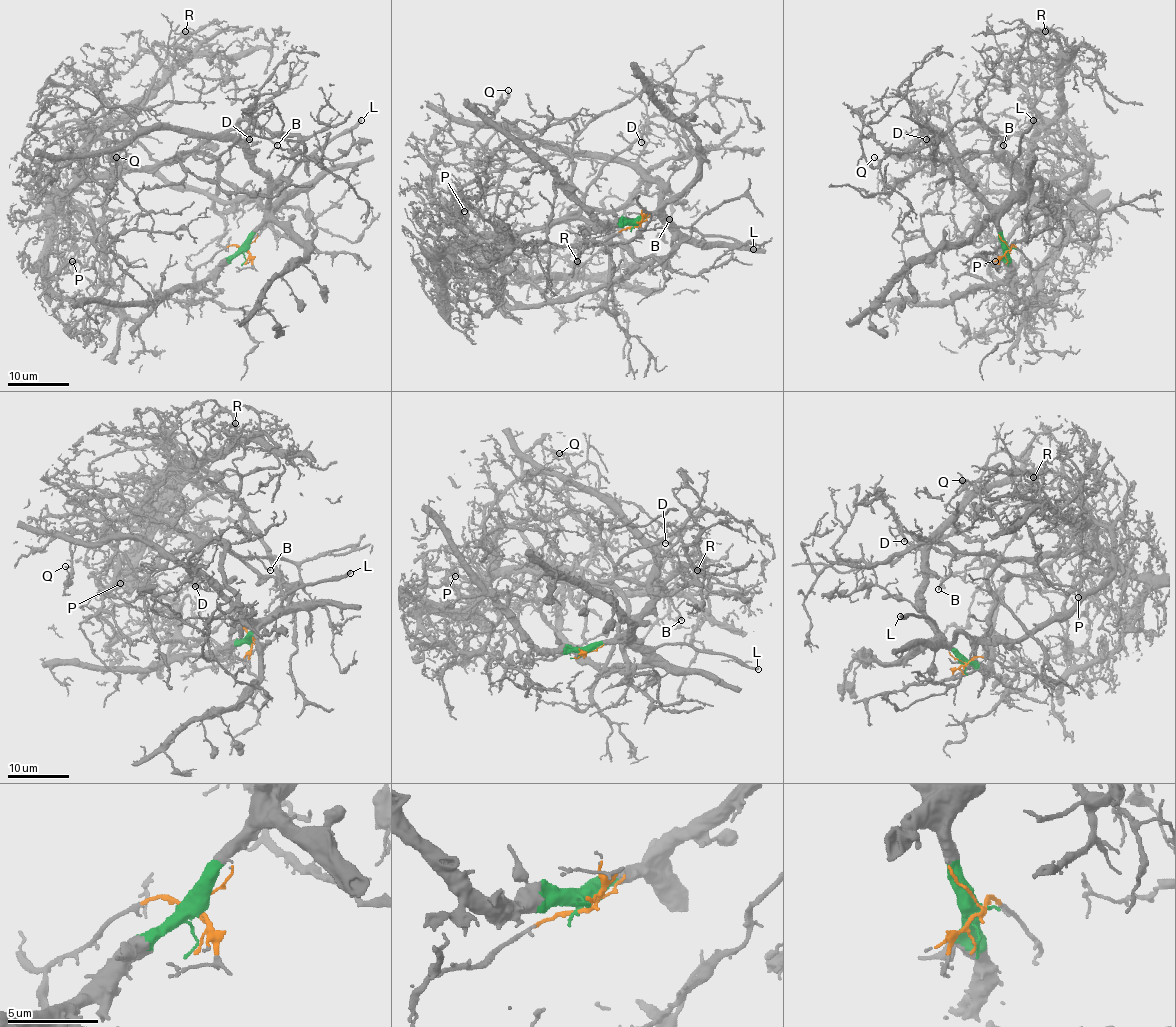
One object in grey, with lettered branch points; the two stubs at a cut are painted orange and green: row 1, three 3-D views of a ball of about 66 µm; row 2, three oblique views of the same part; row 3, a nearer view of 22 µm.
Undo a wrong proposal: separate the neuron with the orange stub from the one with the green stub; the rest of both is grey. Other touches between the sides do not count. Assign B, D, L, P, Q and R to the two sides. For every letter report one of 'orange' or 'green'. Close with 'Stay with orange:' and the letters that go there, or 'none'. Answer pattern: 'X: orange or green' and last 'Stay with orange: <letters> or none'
B: orange
D: green
L: green
P: orange
Q: green
R: orange
Stay with orange: B, P, R

